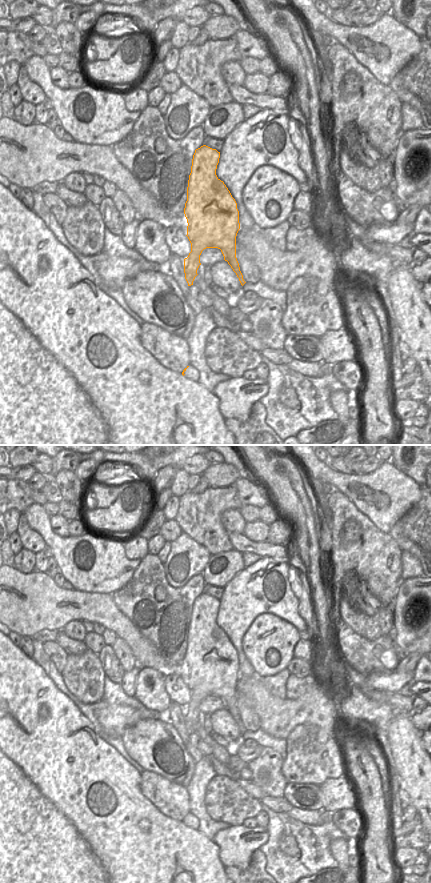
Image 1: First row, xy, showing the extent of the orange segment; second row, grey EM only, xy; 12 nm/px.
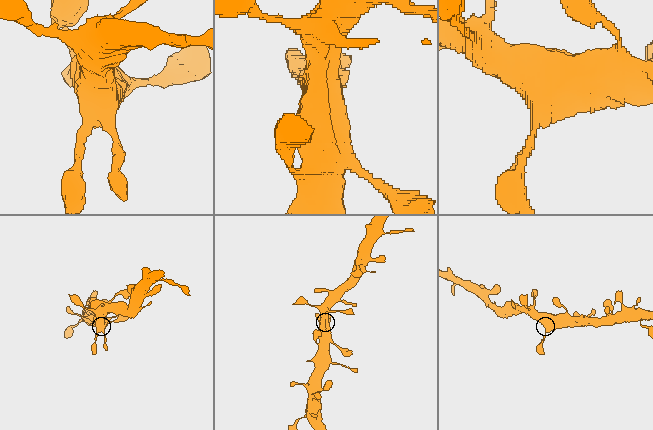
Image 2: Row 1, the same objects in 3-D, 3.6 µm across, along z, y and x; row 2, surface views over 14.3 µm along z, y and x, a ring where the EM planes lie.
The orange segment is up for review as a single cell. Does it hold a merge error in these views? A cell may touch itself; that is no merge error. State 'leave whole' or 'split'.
leave whole

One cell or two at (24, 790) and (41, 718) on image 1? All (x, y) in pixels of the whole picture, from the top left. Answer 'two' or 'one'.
one

